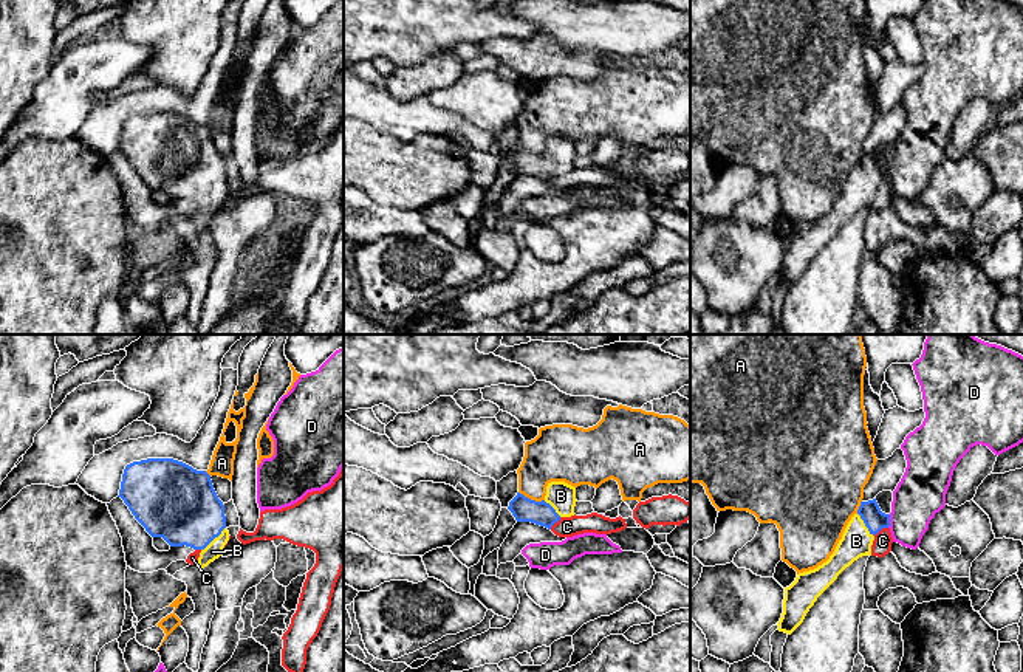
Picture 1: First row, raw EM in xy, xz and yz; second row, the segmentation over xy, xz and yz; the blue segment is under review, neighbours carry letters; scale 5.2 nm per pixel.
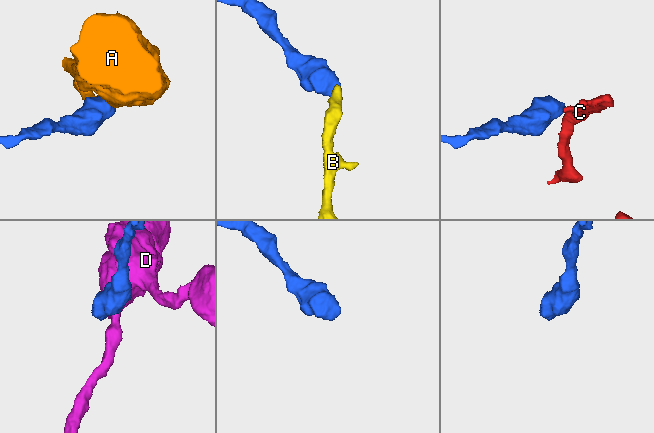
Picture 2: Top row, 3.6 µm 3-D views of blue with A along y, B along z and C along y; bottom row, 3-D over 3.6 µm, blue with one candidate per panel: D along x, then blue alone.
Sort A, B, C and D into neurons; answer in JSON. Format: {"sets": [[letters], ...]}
{"sets": [["A"], ["B"], ["C"], ["D"]]}

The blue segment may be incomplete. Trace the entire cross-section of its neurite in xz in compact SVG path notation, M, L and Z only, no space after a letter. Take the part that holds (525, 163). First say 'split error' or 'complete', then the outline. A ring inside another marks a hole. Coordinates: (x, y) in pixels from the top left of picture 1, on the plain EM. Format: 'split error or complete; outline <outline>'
split error; outline M551 135L542 155L531 153L523 147L509 155L508 163L517 175L531 175L551 183L562 170L574 169L576 141L565 135Z

